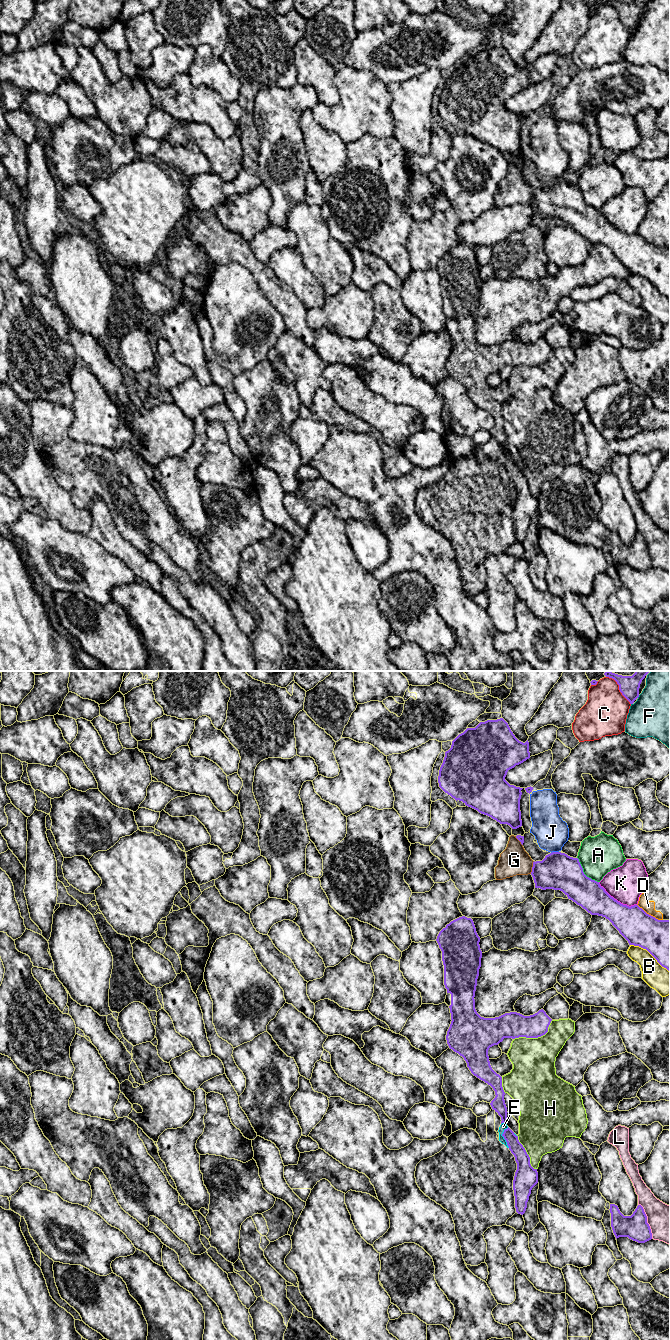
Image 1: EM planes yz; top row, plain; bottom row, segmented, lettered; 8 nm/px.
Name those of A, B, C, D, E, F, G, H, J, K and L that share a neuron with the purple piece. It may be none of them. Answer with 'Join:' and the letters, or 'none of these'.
Join: none of these

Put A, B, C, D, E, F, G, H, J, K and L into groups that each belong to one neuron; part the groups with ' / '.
A / B / C / D / E H / F / G / J / K / L

